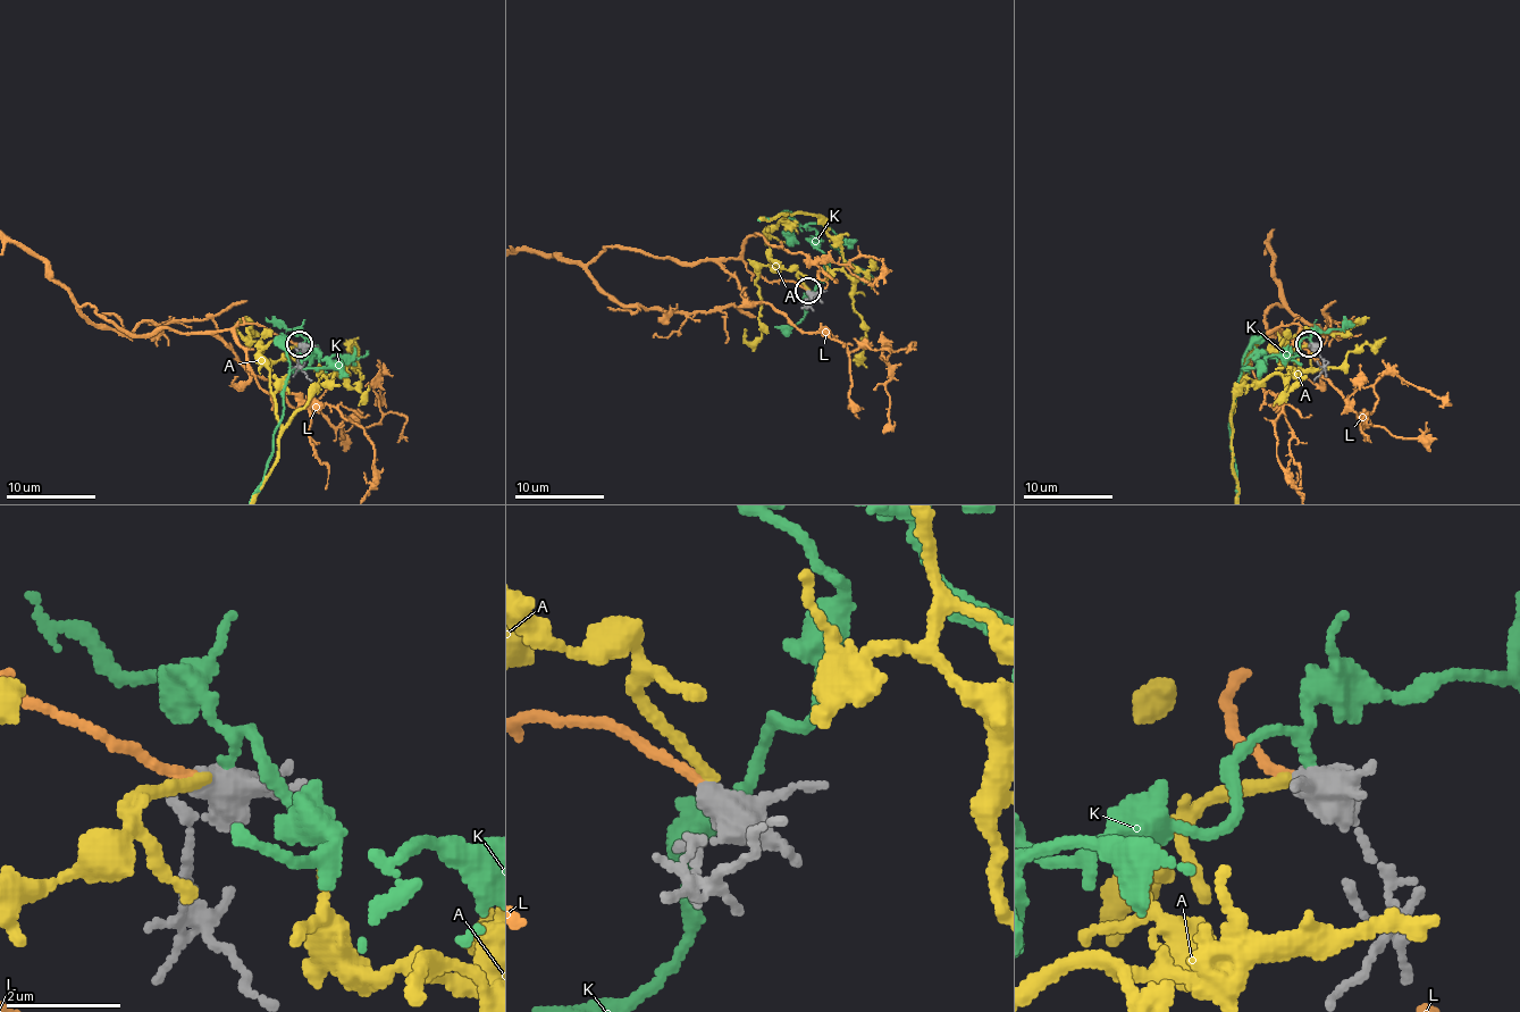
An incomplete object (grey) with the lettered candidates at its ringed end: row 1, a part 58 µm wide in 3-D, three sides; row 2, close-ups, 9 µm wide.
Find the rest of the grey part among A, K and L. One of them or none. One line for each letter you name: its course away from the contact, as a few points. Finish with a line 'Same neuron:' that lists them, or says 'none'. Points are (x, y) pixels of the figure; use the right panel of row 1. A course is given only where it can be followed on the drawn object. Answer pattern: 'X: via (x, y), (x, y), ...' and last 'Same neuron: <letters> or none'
L: via (1309, 344), (1298, 325), (1267, 331), (1265, 314), (1283, 304), (1269, 233), (1304, 202), (1327, 215)
Same neuron: L

